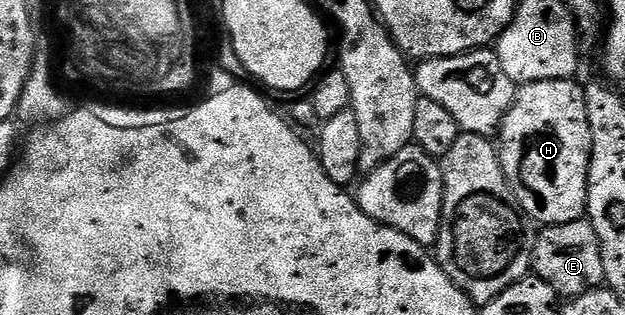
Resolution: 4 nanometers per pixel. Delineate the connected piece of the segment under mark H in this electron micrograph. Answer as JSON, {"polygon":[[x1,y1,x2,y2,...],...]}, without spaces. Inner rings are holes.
{"polygon":[[549,79,548,81,530,81,522,86,515,94,515,101,509,107,502,125,497,134,497,148,499,151,499,162,505,171,505,179,517,199,520,209,532,222,540,221,540,226,560,225,561,223,573,223,582,221,587,217,587,176,591,166,591,128,589,127,589,111,585,107,585,88,578,85,575,79]]}

